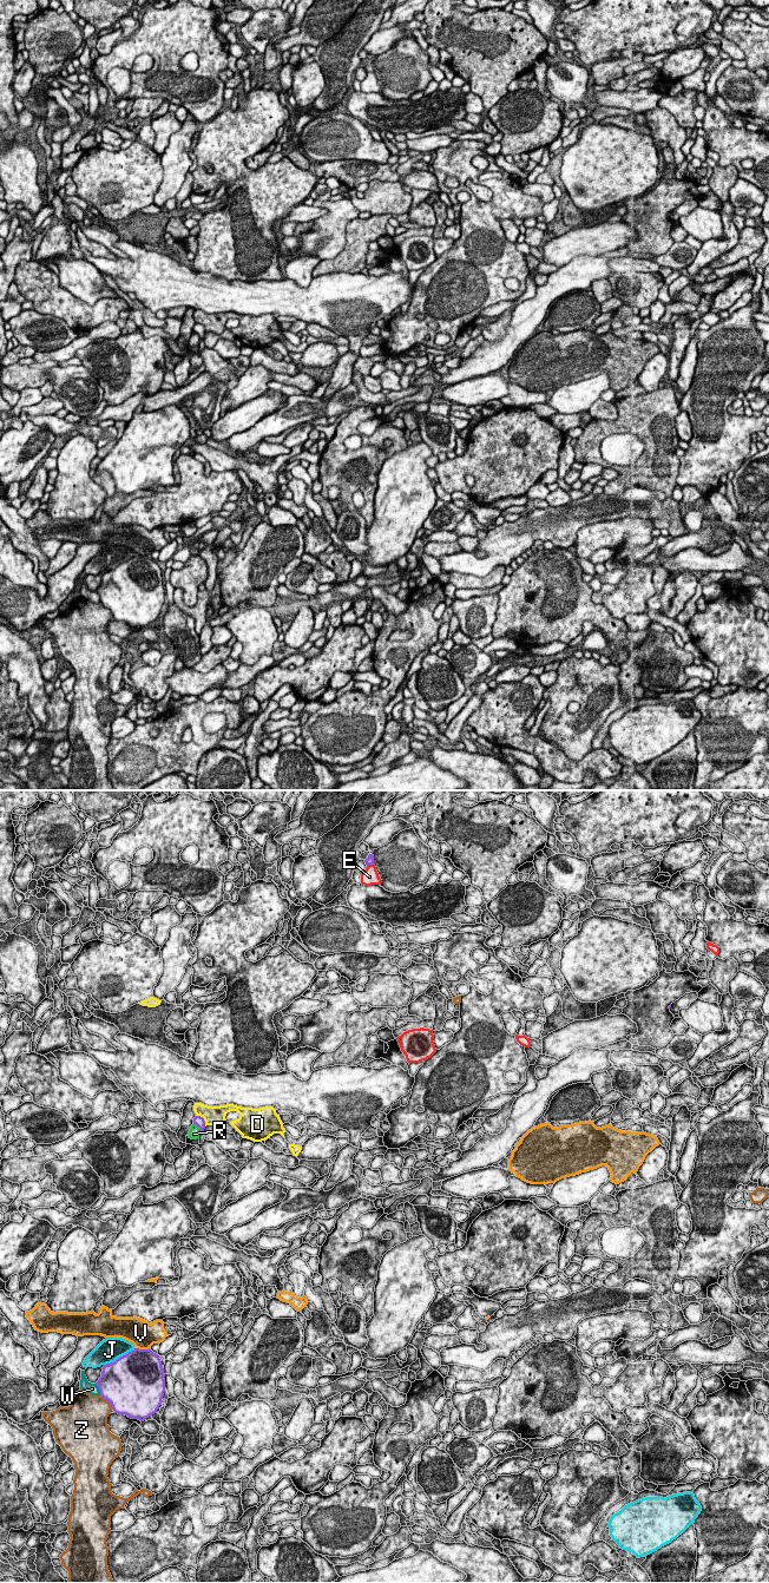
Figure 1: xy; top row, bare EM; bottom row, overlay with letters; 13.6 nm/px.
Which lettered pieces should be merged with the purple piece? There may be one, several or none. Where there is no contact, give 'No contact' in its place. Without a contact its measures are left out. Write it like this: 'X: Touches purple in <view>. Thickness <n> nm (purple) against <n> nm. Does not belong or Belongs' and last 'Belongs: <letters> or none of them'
D: Touches purple in xy. Thickness 140 nm (purple) against 260 nm. Does not belong
E: Touches purple in xy. Thickness 120 nm (purple) against 220 nm. Does not belong
J: Touches purple in xy. Thickness 500 nm (purple) against 320 nm. Does not belong
R: Touches purple in xy. Thickness 140 nm (purple) against 160 nm. Does not belong
V: Touches purple in xy. Thickness 500 nm (purple) against 360 nm. Does not belong
W: Touches purple in xy. Thickness 500 nm (purple) against 160 nm. Does not belong
Z: Touches purple in xy. Thickness 500 nm (purple) against 420 nm. Does not belong
Belongs: none of them

